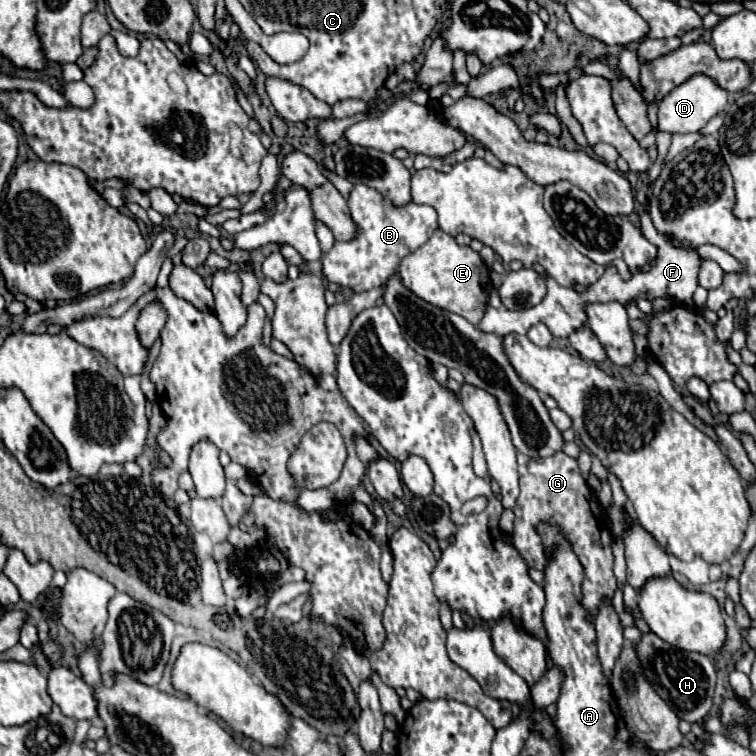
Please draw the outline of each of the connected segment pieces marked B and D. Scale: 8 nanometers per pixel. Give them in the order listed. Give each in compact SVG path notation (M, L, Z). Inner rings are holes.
M362 183L350 193L348 205L352 219L358 225L358 235L352 241L336 241L334 247L322 257L322 271L328 281L350 287L352 291L382 287L398 269L400 261L424 245L438 229L436 211L432 207L418 203L392 207L390 199L384 199L384 195Z
M692 75L682 85L674 87L668 95L664 95L658 109L658 129L668 133L696 133L700 131L714 115L722 113L728 105L728 91L722 89L708 75Z

